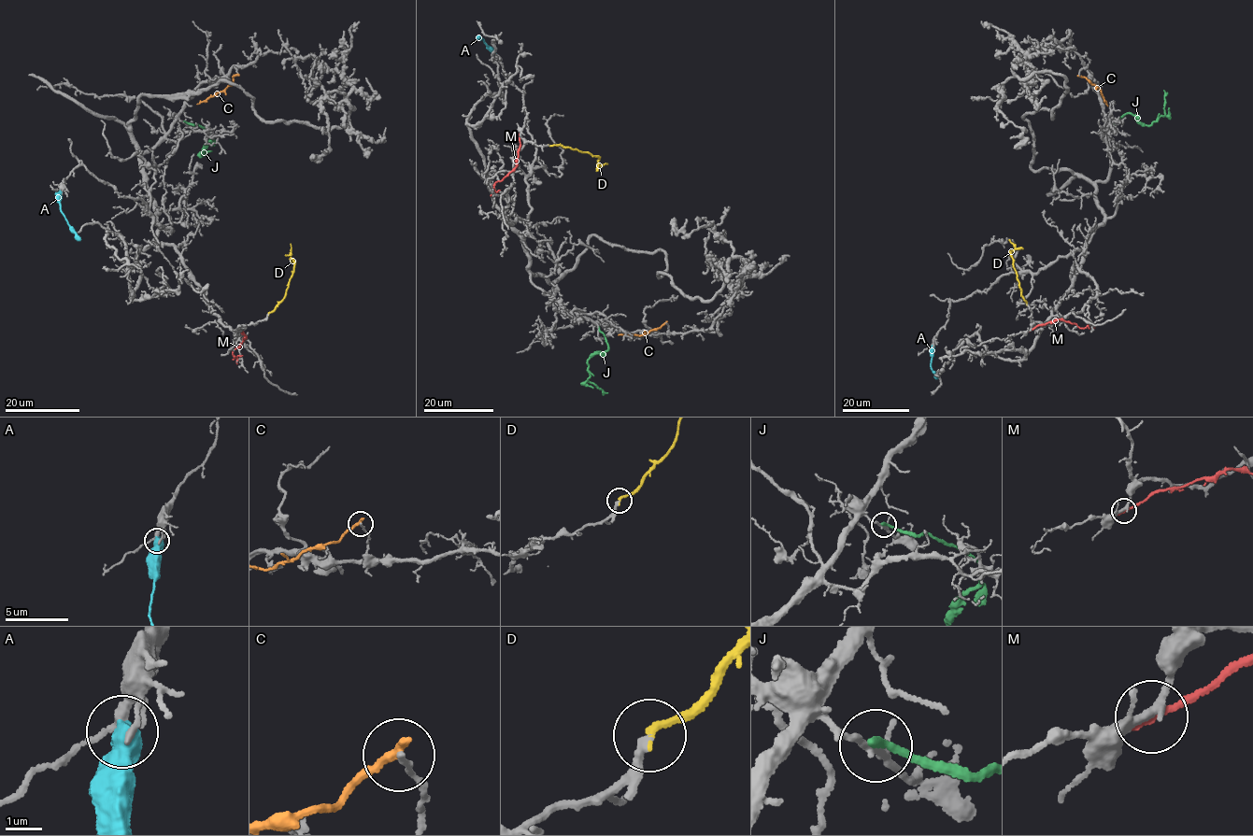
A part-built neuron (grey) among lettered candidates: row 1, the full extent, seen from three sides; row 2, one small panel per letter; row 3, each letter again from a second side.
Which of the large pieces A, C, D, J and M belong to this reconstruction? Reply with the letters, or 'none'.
D

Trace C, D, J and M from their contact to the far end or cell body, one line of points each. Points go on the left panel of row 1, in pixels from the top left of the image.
C: (237, 75), (224, 91), (197, 104)
D: (268, 314), (285, 297), (292, 274), (294, 261), (291, 257), (291, 244)
J: (184, 121), (196, 124), (213, 134), (204, 154), (206, 152), (204, 148), (213, 129)
M: (238, 329), (246, 337), (239, 347), (233, 349), (237, 363)

